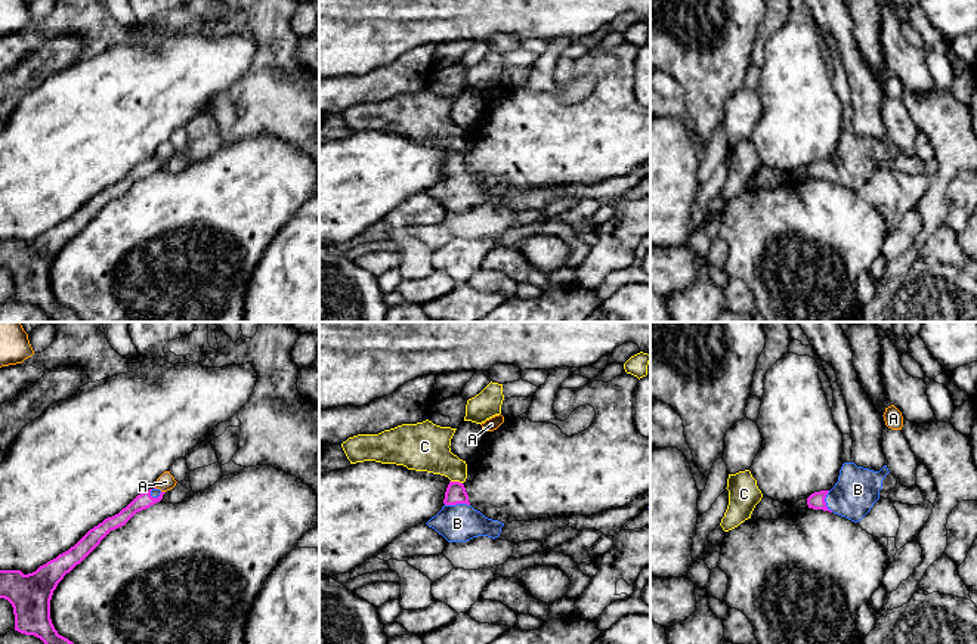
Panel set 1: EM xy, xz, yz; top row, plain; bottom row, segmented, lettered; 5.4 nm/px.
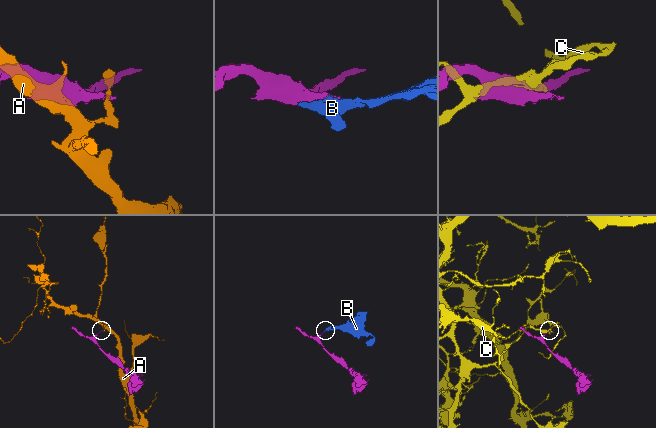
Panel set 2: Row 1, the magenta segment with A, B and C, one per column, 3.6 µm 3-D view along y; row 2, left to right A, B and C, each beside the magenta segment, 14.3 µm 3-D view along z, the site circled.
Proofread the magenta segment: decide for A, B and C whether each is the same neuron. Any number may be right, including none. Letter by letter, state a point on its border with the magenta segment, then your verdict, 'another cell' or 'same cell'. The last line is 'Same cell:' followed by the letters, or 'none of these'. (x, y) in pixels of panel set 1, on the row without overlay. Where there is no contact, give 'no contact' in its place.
A: contact xy (163, 161); another cell
B: contact xz (457, 172); same cell
C: contact xz (457, 151); another cell
Same cell: B

